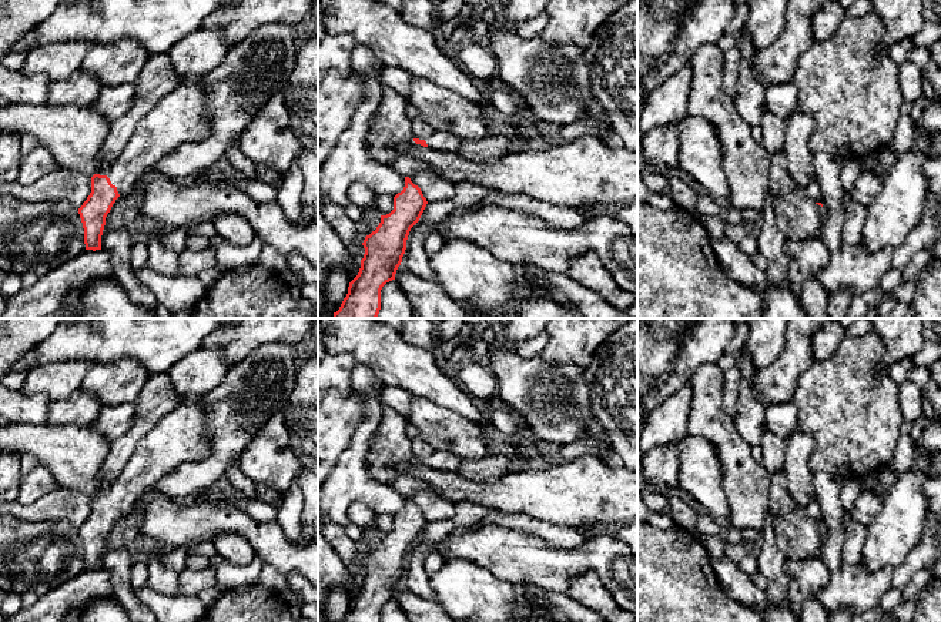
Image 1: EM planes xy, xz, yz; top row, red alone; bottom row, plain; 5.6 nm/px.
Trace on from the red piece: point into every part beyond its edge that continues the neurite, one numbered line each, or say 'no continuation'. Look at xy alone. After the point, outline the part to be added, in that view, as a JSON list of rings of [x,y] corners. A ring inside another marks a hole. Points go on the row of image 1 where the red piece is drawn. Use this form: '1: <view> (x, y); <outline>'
1: xy (180, 117); [[[197,83],[178,86],[137,124],[107,177],[120,195],[163,157],[210,134],[207,96]]]

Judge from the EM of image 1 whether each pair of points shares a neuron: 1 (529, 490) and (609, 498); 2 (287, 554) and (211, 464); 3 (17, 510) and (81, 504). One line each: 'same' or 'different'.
1: same
2: different
3: same

